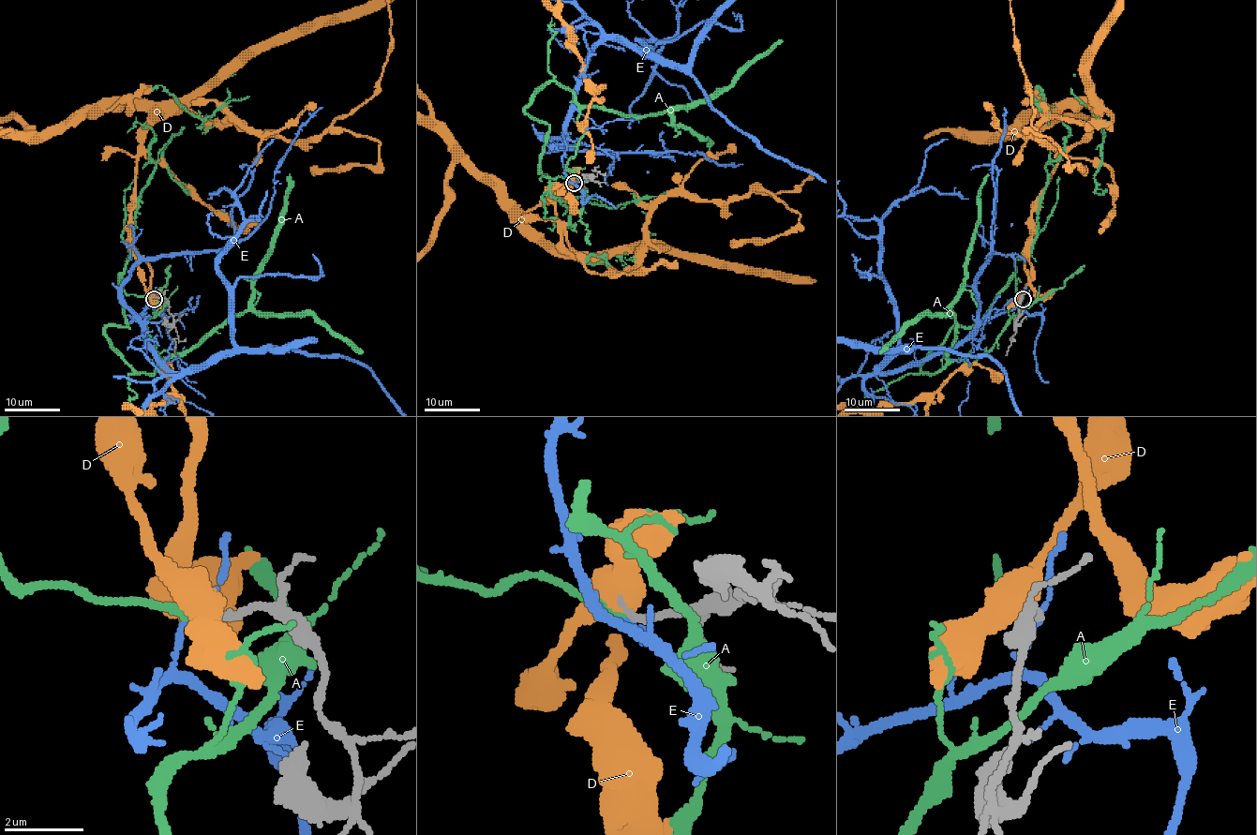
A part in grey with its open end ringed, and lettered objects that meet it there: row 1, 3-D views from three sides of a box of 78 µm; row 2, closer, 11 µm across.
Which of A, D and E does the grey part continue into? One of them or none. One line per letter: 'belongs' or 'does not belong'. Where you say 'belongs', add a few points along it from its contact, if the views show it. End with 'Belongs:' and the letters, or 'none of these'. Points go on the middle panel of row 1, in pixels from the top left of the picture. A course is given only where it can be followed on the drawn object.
A: belongs; course (572, 182), (542, 174), (548, 126), (525, 111), (556, 82), (583, 106), (641, 117), (667, 111), (710, 147)
D: does not belong
E: does not belong
Belongs: A

